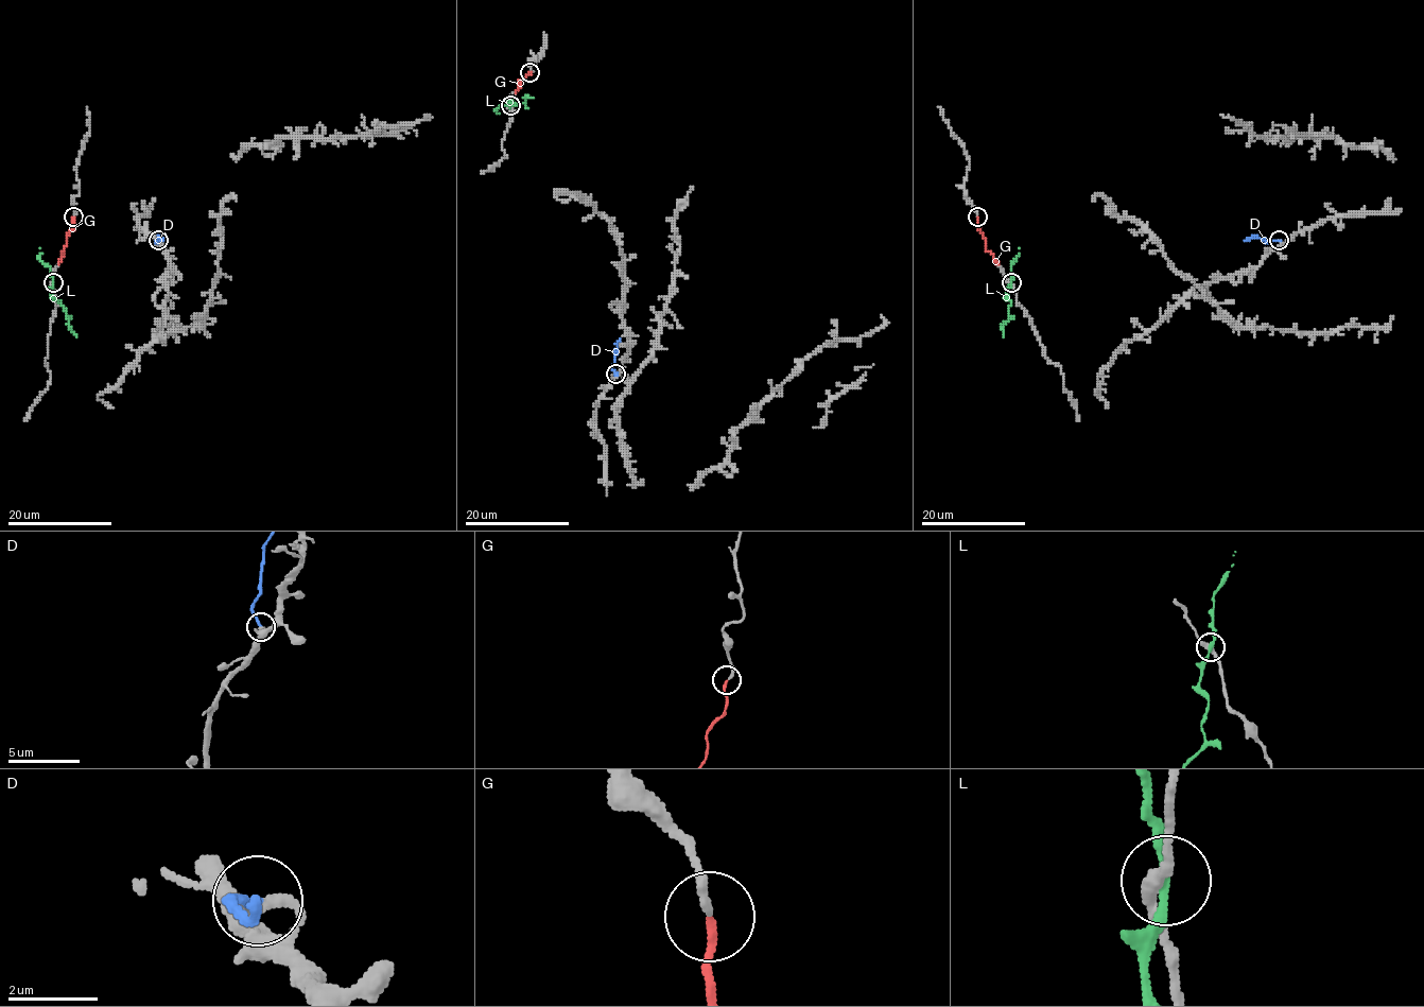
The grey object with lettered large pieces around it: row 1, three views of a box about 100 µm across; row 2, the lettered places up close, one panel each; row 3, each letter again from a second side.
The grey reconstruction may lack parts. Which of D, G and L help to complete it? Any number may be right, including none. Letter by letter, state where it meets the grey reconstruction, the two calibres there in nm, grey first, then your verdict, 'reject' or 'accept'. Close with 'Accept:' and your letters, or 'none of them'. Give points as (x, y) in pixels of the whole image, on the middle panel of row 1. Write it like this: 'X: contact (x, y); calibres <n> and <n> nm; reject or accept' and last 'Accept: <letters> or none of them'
D: contact (615, 374); calibres 240 and 180 nm; reject
G: contact (530, 72); calibres 200 and 170 nm; accept
L: contact (510, 105); calibres 300 and 200 nm; reject
Accept: G

